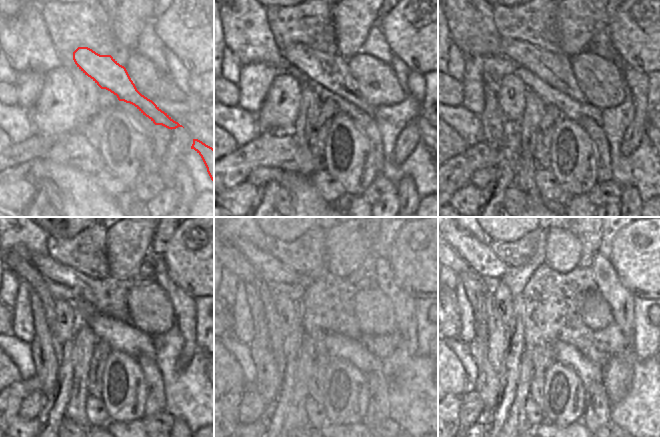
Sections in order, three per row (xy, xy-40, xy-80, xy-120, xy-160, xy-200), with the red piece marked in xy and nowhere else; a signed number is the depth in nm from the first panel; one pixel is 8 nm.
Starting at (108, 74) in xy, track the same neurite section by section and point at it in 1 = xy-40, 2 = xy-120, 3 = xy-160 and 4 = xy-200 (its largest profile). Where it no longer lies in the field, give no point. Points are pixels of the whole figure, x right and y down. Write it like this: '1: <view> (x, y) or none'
1: xy-40 (331, 71)
2: xy-120 (109, 296)
3: xy-160 (270, 269)
4: xy-200 (479, 255)

